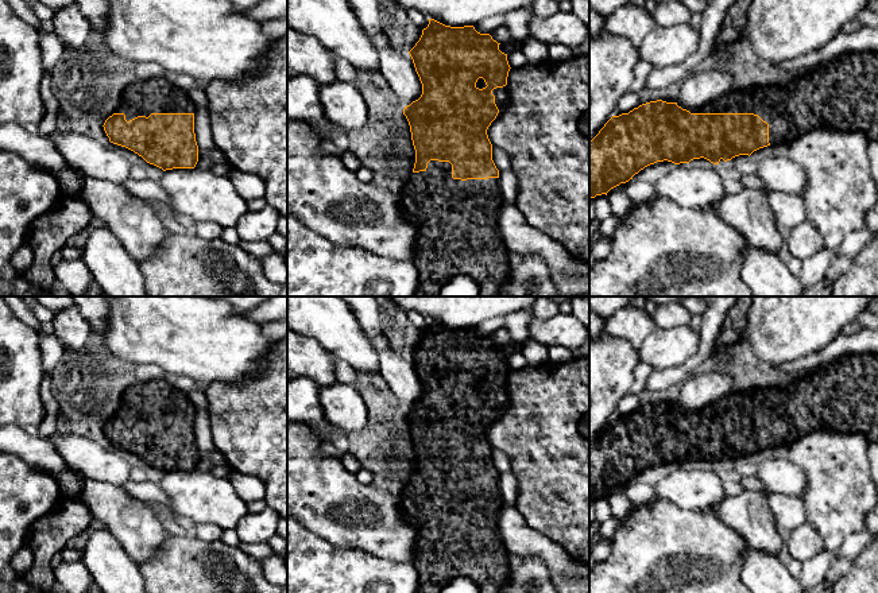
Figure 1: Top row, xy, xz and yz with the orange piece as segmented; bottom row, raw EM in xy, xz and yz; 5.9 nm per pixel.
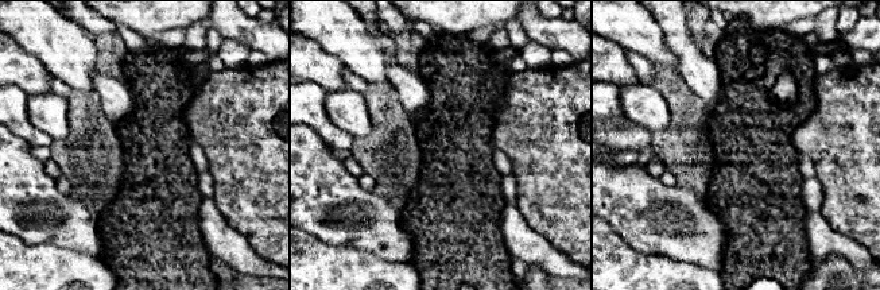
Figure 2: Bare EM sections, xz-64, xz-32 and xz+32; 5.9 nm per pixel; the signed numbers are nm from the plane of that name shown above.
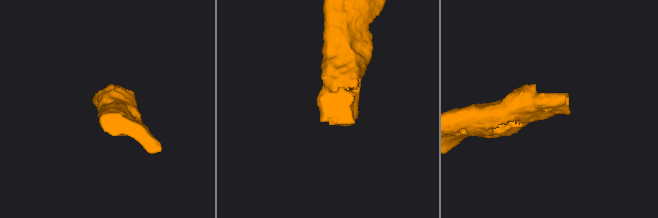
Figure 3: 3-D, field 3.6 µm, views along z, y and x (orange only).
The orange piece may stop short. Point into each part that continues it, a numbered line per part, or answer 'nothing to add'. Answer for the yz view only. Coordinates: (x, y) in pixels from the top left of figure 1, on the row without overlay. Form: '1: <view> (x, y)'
1: yz (842, 395)

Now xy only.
1: xy (158, 396)

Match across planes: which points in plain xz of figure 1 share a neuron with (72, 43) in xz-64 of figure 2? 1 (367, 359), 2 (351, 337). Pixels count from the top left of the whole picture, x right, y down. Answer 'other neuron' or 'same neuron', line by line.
1: same neuron
2: same neuron

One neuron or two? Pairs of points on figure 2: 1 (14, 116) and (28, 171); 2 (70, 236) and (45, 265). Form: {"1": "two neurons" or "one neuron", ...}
{"1": "two neurons", "2": "two neurons"}

